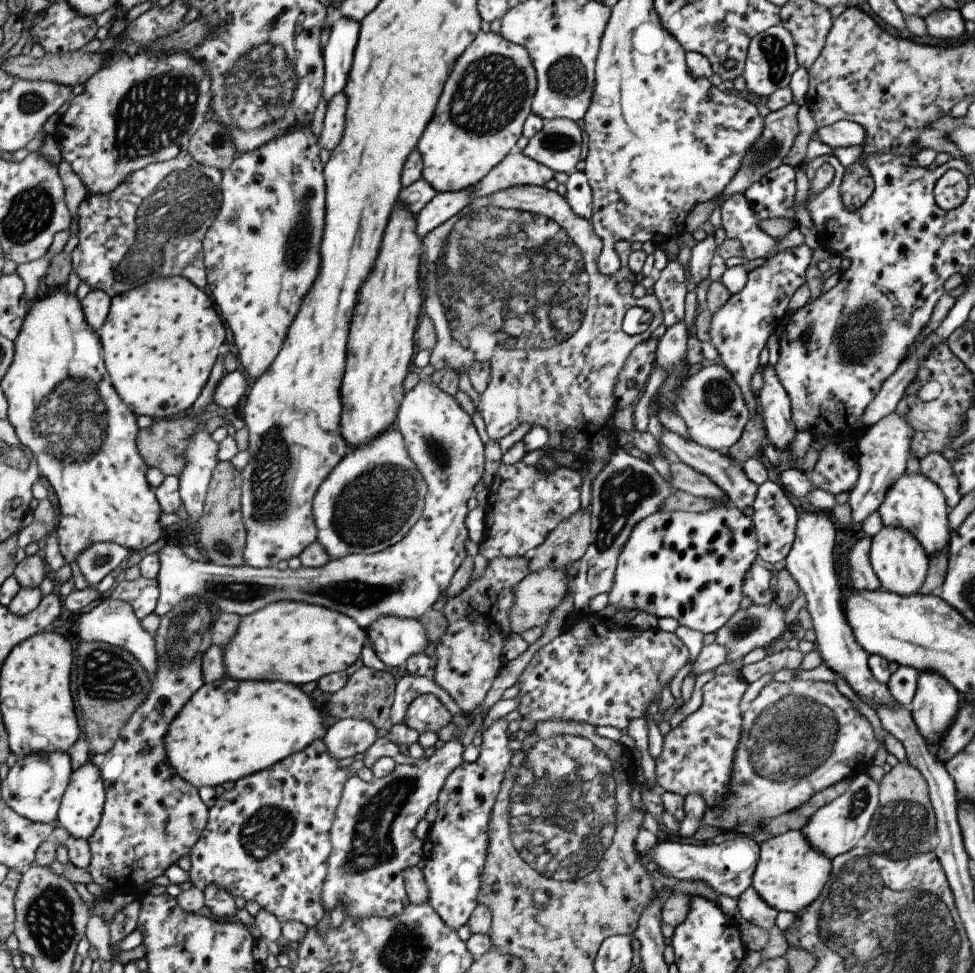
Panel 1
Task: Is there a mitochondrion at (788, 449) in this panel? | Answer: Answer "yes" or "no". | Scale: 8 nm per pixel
no

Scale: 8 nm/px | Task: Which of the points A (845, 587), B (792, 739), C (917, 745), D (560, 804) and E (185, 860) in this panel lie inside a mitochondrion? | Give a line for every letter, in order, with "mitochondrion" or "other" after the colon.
A: other
B: mitochondrion
C: other
D: mitochondrion
E: other

